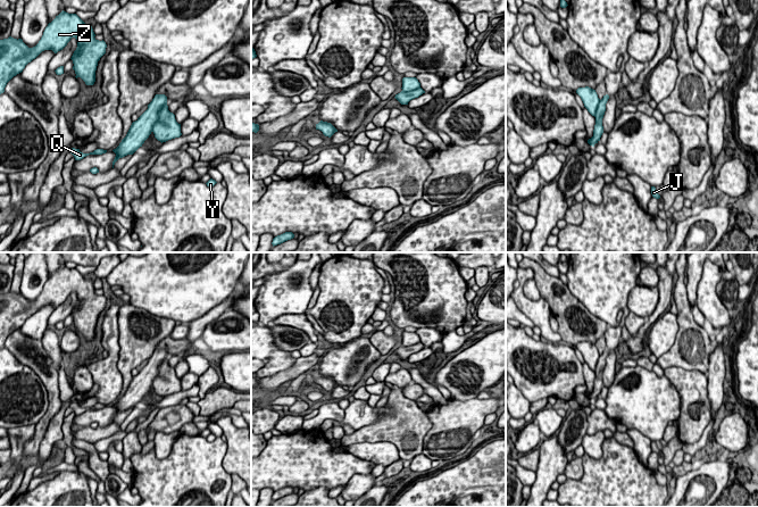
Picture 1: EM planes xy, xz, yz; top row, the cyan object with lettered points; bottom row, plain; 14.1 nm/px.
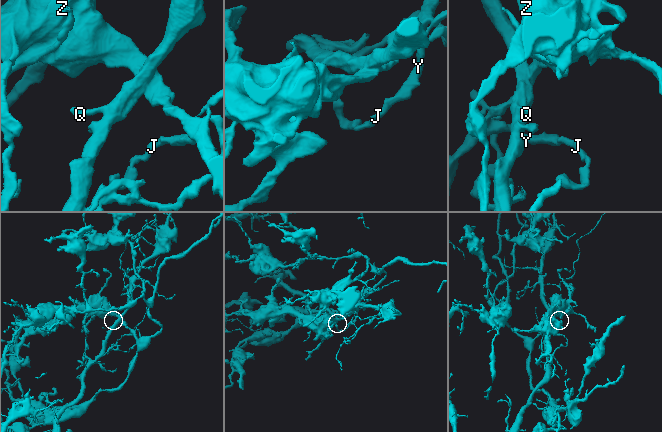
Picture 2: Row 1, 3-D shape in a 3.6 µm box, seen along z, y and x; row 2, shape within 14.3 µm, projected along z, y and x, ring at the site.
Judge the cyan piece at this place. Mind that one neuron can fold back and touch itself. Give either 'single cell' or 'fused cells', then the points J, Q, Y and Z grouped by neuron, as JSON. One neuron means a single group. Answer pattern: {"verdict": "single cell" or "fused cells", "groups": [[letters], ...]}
{"verdict": "fused cells", "groups": [["J", "Y", "Z"], ["Q"]]}

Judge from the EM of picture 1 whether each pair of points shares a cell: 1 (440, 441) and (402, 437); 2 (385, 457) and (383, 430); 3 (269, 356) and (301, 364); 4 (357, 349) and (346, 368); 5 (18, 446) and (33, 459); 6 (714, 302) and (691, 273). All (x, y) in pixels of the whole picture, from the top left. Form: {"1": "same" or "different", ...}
{"1": "different", "2": "different", "3": "different", "4": "same", "5": "different", "6": "different"}

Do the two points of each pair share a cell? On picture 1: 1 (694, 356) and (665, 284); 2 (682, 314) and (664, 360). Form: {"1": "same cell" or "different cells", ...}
{"1": "different cells", "2": "same cell"}

